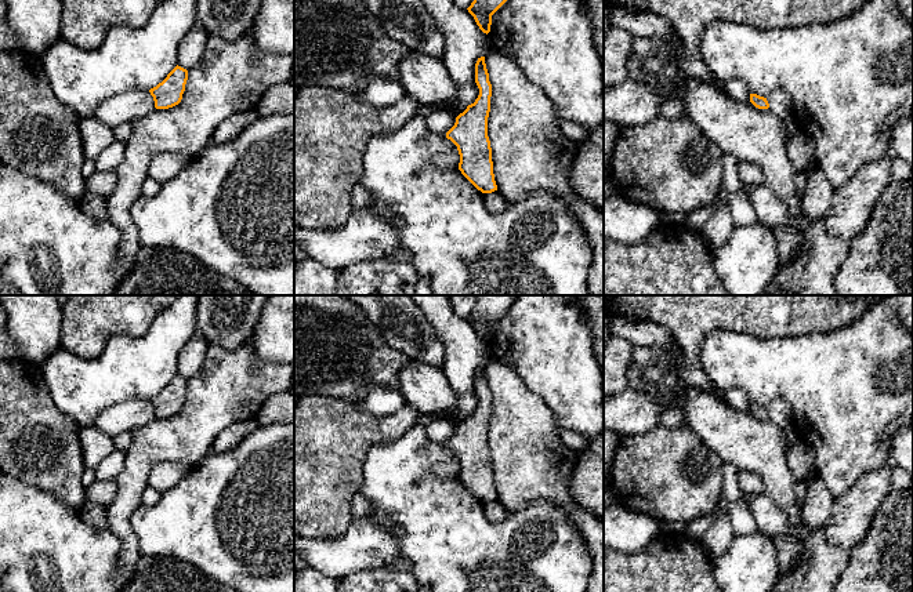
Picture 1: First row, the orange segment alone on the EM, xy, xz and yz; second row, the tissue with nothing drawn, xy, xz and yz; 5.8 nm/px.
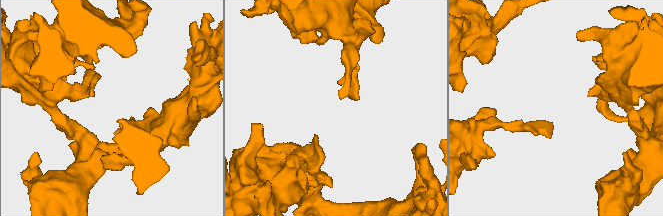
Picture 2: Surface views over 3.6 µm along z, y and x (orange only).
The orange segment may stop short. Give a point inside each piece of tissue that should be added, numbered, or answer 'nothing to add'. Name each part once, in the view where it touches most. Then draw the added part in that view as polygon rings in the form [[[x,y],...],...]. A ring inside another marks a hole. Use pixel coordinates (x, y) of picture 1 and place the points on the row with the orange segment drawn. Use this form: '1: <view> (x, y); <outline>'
nothing to add

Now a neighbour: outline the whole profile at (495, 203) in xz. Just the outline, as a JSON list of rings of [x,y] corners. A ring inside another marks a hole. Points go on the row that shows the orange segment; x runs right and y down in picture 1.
[[[497,192],[483,193],[483,203],[490,214],[500,214],[510,207],[510,203]]]

